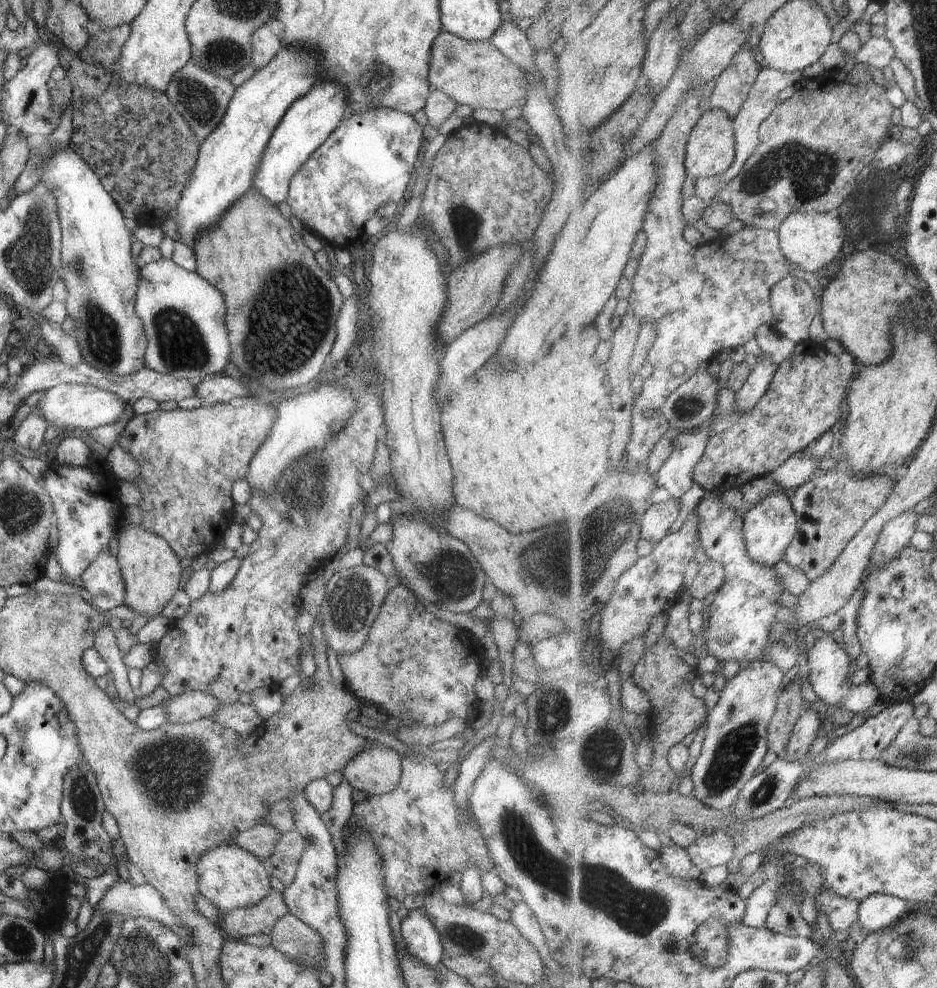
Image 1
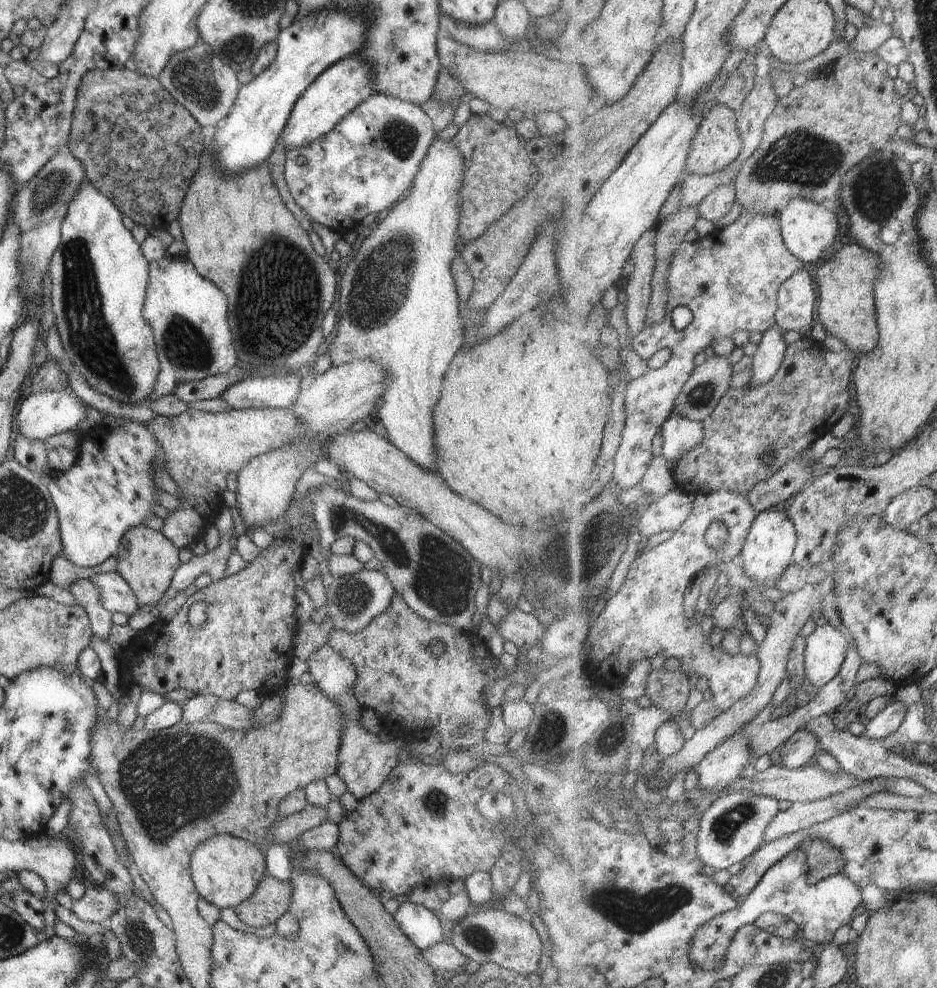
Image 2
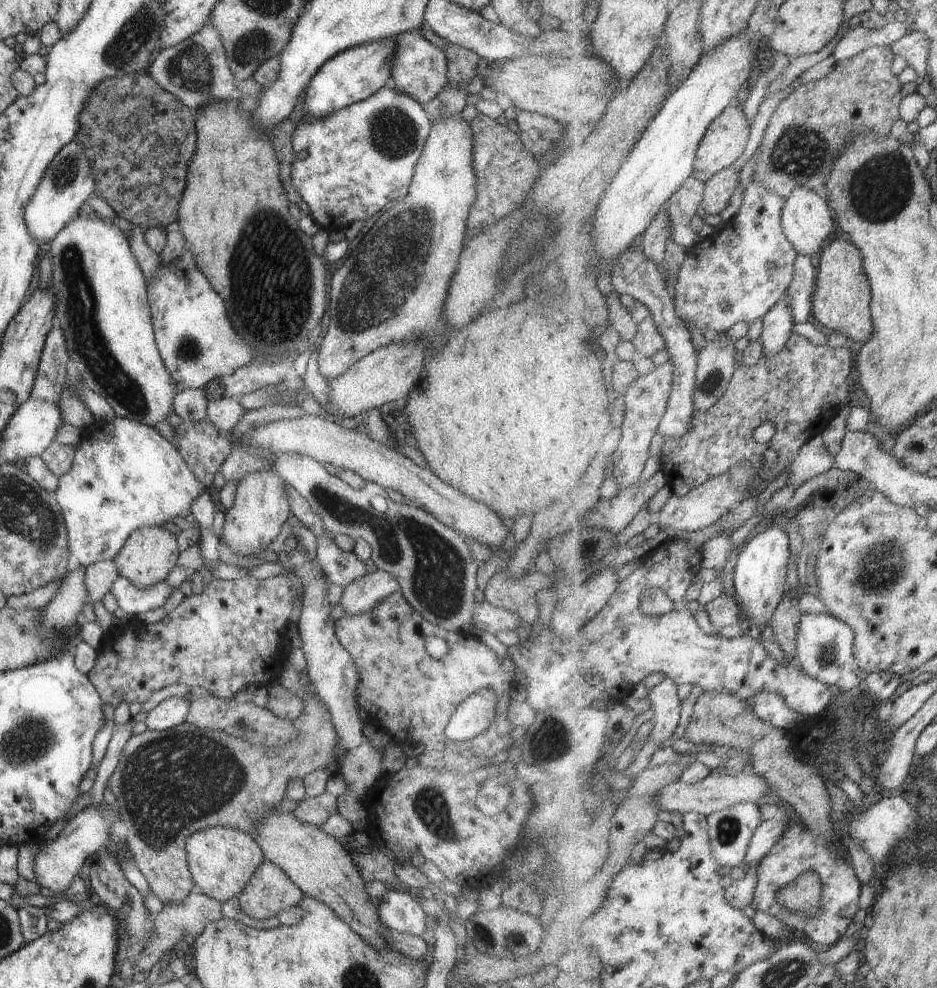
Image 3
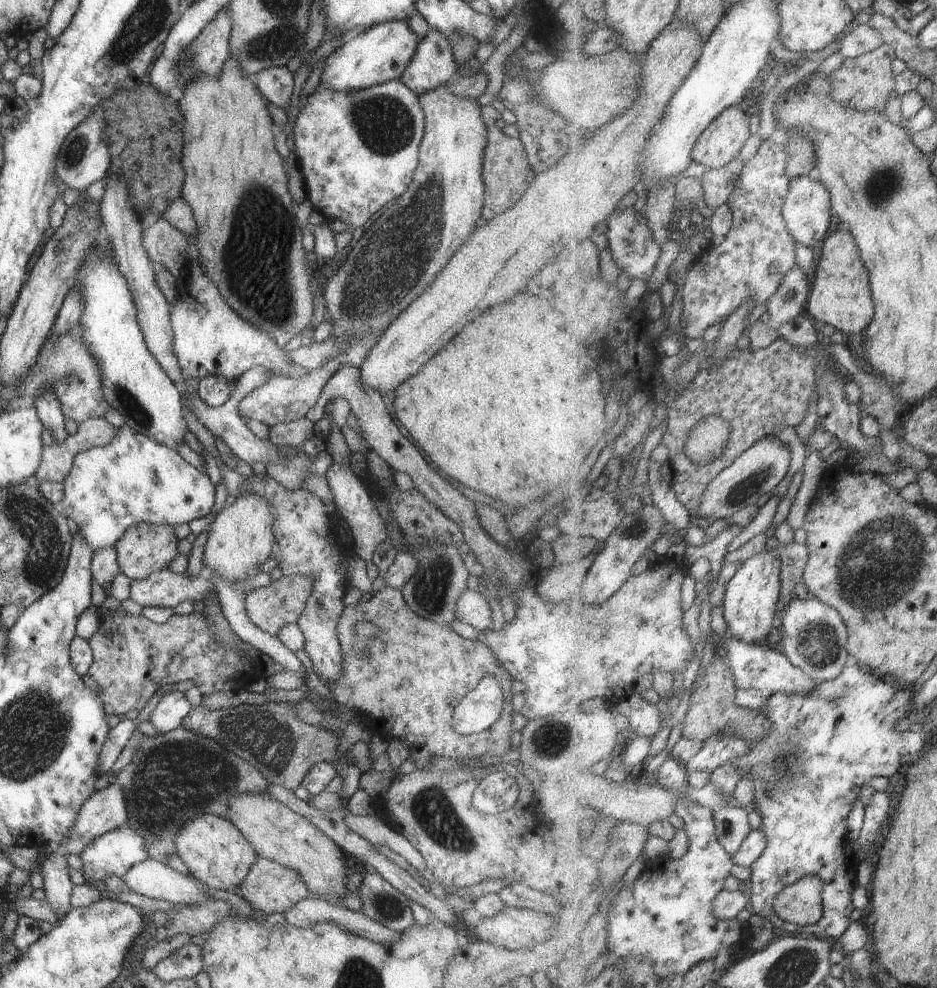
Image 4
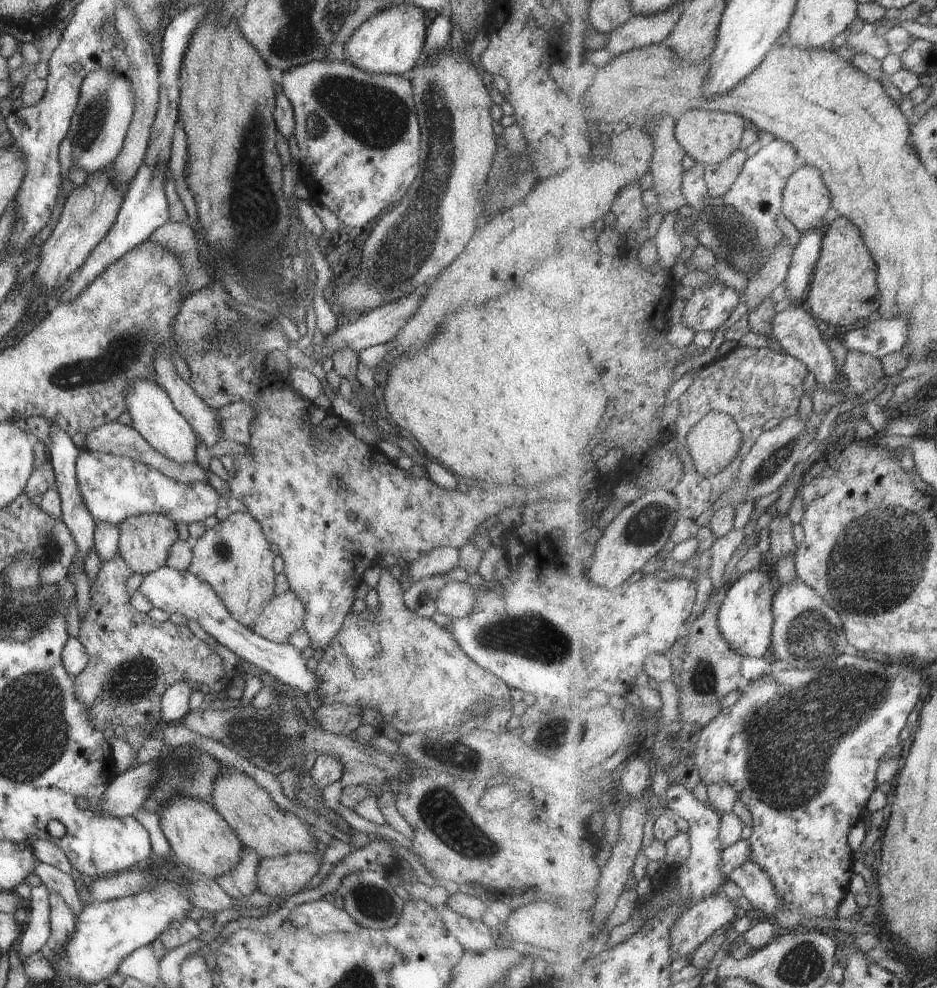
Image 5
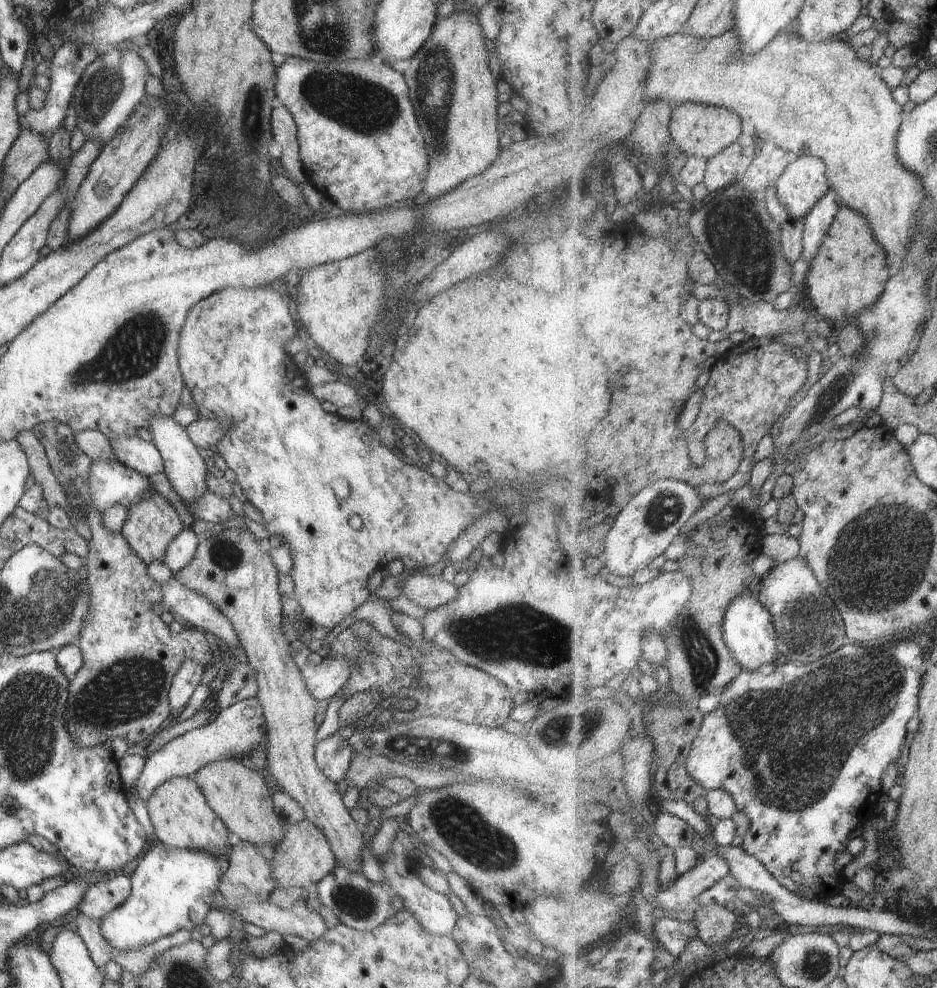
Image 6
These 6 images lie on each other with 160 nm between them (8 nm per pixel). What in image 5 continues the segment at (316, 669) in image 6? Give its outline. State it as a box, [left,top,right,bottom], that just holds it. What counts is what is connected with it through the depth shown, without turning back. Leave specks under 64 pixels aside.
[138,564,317,693]

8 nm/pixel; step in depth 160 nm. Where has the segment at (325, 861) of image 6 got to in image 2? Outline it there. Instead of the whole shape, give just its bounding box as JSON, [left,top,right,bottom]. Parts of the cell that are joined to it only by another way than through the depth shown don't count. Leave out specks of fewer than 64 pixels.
[234,874,292,928]

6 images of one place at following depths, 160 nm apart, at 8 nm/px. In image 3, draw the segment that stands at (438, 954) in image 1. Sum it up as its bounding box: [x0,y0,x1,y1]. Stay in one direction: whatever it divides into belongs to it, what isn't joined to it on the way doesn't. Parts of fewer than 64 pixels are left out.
[376,888,430,935]

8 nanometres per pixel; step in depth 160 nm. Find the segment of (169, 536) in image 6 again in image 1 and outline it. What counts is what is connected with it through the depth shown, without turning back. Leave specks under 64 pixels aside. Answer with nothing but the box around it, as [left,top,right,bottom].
[113,525,180,616]

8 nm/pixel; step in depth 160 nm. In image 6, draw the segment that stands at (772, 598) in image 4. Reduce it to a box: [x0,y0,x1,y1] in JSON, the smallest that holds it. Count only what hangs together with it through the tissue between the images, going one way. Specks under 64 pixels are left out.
[724,592,779,671]

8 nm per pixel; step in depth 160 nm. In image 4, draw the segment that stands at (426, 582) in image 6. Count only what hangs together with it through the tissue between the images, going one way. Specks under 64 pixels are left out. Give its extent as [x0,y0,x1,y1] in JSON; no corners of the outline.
[454,588,491,631]

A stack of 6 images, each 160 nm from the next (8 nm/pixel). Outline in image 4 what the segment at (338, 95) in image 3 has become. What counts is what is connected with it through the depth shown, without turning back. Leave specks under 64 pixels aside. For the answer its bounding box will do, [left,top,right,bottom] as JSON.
[320,20,417,93]

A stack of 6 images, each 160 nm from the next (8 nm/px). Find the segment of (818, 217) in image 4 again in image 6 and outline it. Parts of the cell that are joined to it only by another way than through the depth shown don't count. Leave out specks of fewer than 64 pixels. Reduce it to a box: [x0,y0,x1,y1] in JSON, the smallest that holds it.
[773,156,830,221]

